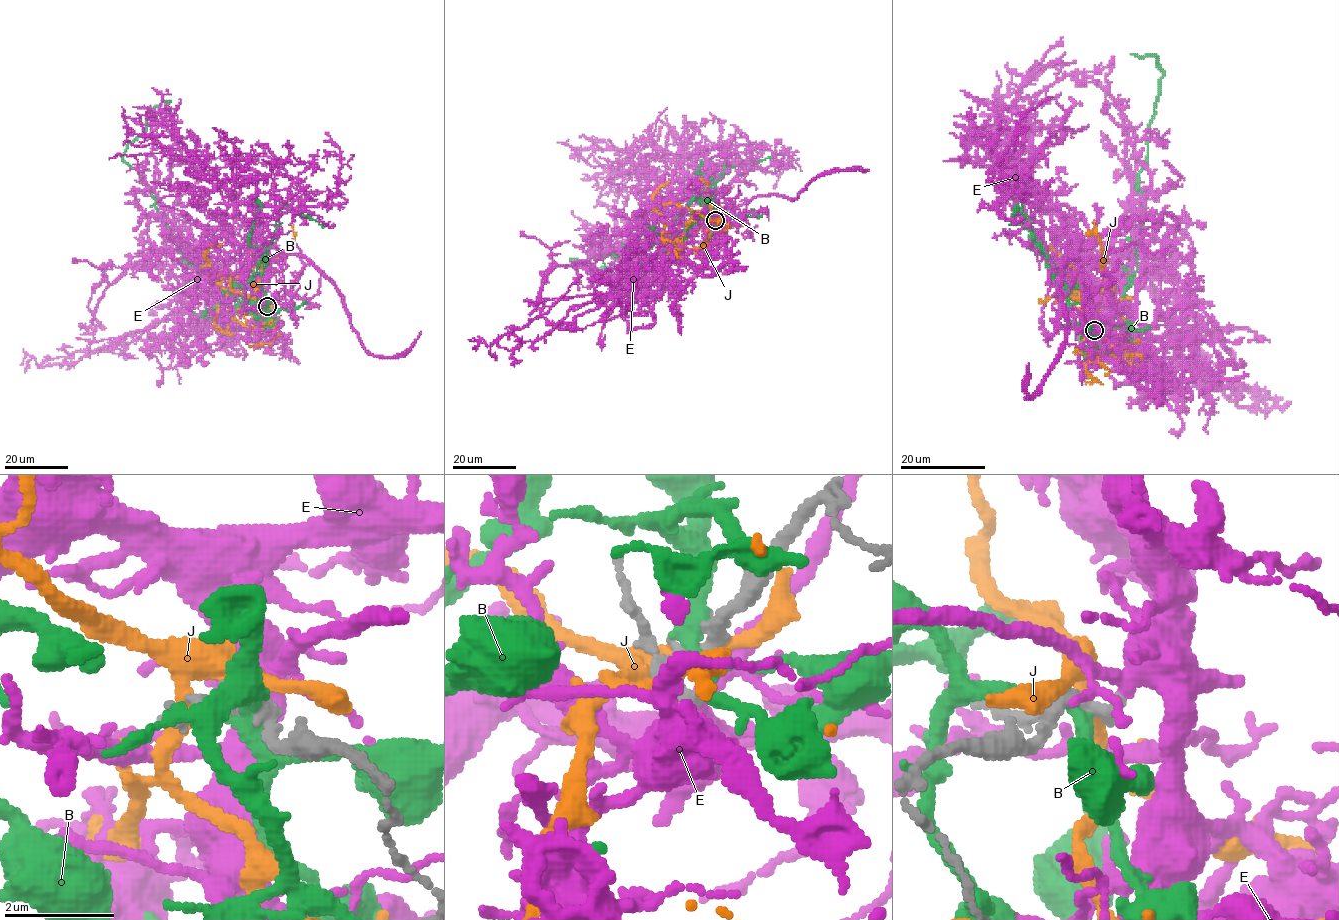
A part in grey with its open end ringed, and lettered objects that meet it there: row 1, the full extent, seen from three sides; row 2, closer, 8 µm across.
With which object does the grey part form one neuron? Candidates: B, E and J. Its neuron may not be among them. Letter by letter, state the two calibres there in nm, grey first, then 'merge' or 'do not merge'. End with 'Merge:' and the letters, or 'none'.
B: 240 nm thick on the grey side, 320 nm on the other; do not merge
E: 160 nm thick on the grey side, 360 nm on the other; merge
J: 220 nm thick on the grey side, 320 nm on the other; do not merge
Merge: E

